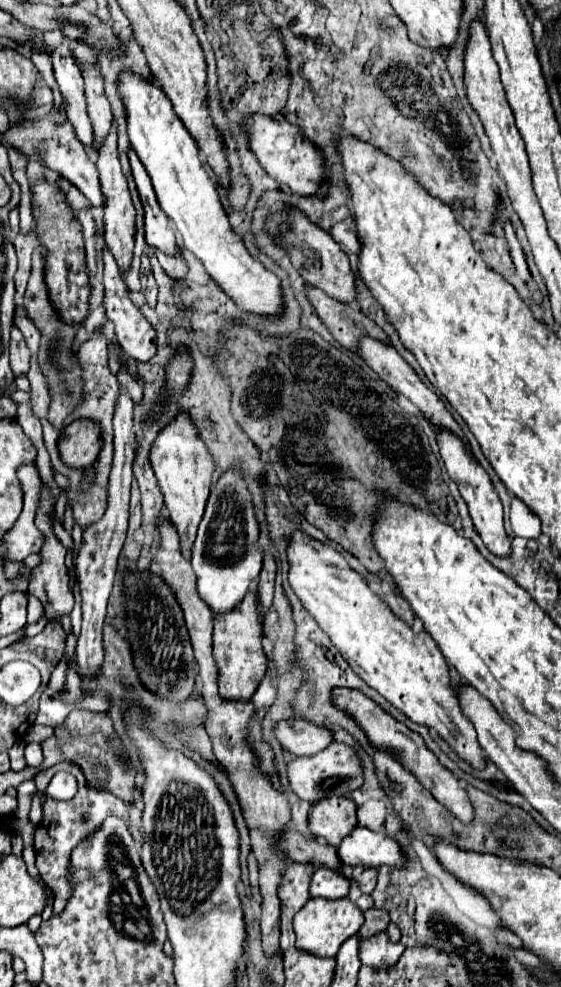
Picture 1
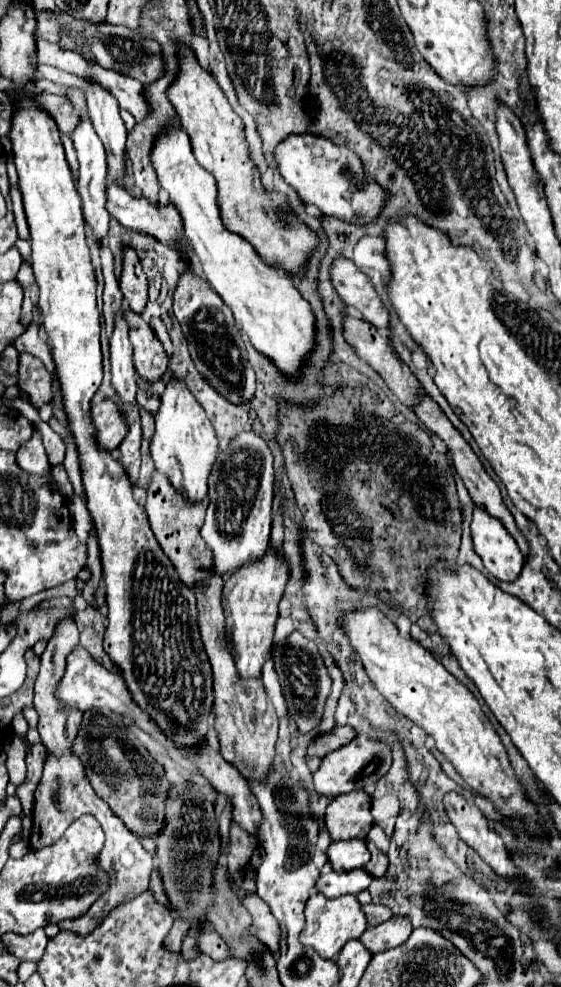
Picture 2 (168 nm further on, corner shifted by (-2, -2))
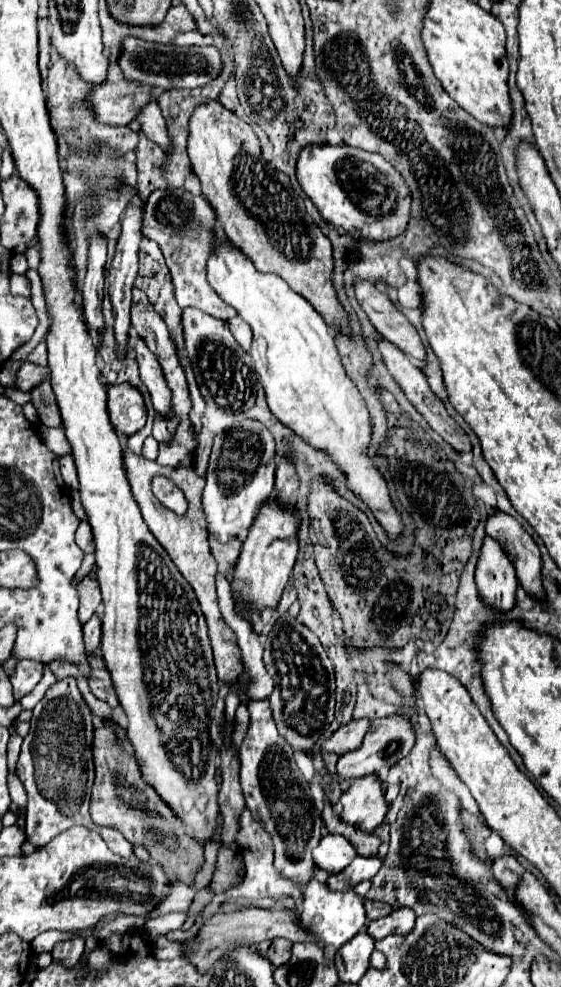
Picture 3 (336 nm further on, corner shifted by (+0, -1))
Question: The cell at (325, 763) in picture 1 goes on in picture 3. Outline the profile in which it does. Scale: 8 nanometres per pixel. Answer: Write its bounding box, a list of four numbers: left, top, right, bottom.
[335,715,415,781]

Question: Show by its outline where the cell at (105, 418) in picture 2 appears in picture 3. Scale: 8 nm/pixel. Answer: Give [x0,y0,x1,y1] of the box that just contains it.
[107,385,145,437]

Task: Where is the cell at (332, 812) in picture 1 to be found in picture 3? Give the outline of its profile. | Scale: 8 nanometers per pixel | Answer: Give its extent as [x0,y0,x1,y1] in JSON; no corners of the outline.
[341,775,387,833]

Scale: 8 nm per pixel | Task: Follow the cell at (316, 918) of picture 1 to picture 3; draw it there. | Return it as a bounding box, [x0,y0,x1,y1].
[299,879,367,949]

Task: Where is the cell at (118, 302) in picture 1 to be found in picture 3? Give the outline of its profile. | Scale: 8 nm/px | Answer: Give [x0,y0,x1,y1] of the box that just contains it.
[135,339,169,415]

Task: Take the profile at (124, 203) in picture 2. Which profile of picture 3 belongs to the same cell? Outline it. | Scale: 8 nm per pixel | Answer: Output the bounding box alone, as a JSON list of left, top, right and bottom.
[143,189,237,321]

